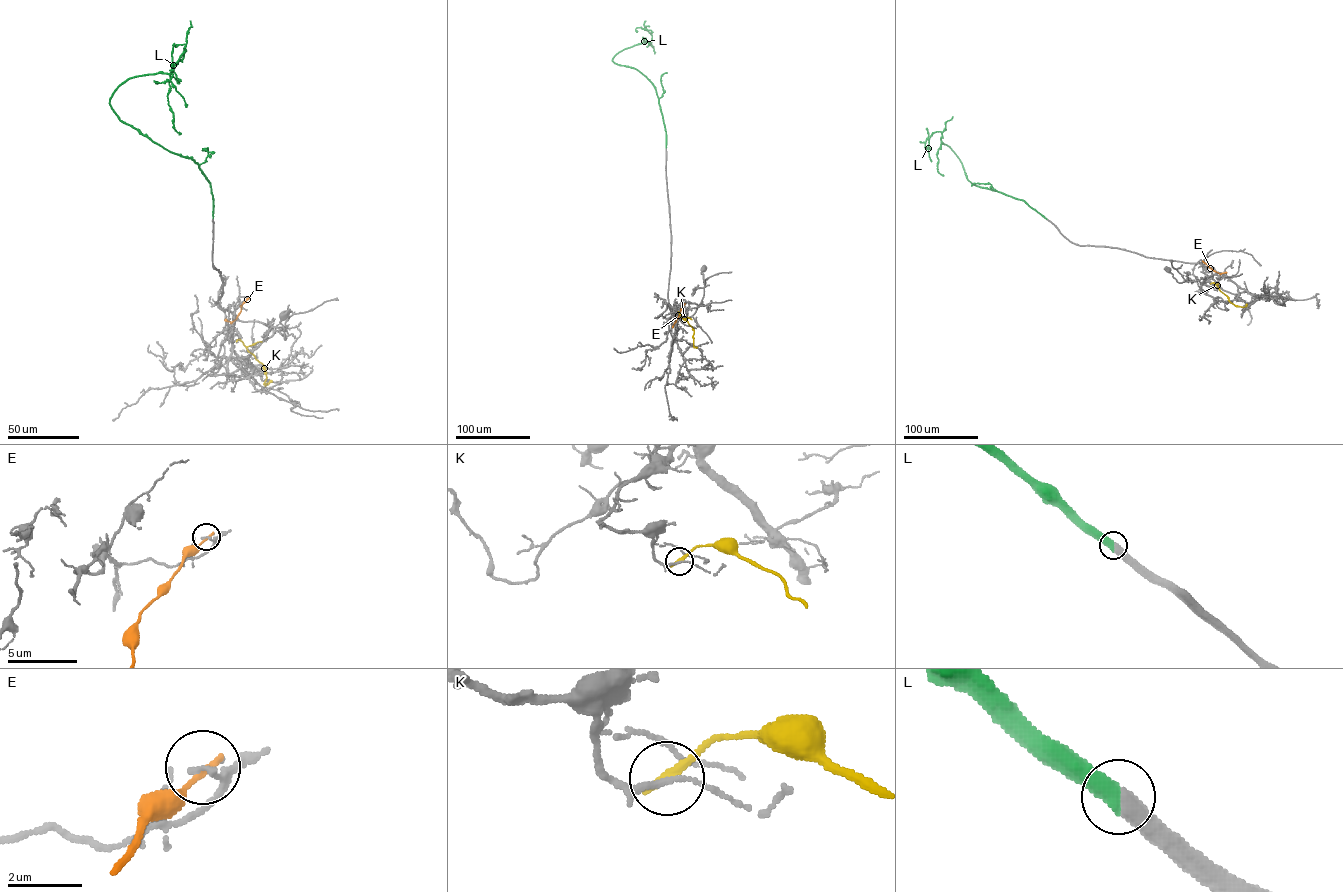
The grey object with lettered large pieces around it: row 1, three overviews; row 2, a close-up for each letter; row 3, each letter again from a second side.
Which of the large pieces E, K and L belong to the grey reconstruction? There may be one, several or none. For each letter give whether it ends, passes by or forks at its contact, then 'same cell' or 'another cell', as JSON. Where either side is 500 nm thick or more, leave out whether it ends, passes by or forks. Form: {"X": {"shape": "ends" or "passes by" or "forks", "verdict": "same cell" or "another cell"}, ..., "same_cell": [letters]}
{"E": {"shape": "ends", "verdict": "another cell"}, "K": {"shape": "ends", "verdict": "another cell"}, "L": {"shape": "ends", "verdict": "same cell"}, "same_cell": ["L"]}

